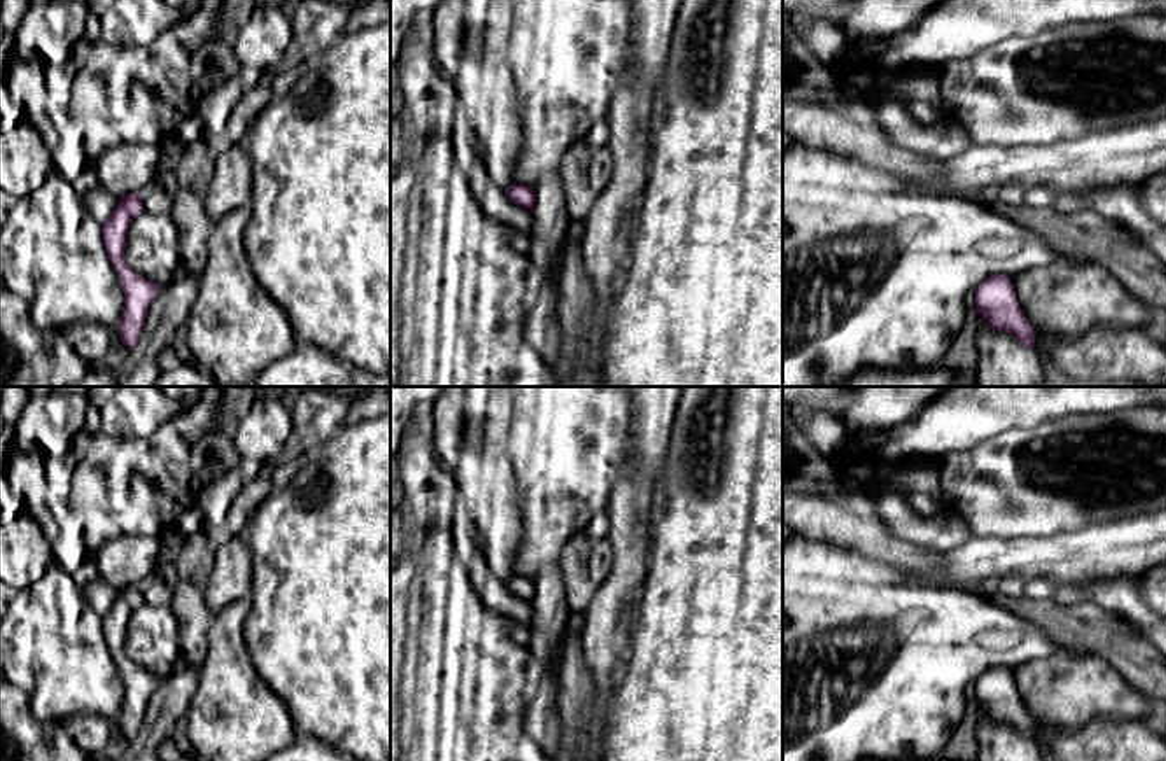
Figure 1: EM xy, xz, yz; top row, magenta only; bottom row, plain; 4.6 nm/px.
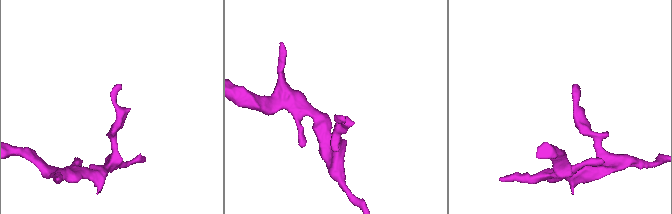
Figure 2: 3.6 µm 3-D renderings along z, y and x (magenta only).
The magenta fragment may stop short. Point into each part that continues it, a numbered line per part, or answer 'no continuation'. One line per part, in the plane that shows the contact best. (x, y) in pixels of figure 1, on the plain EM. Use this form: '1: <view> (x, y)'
no continuation

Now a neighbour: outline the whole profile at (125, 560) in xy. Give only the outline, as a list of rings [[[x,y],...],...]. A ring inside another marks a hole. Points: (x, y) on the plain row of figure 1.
[[[121,535],[105,542],[95,555],[95,563],[112,588],[142,586],[154,572],[159,539],[145,535]]]

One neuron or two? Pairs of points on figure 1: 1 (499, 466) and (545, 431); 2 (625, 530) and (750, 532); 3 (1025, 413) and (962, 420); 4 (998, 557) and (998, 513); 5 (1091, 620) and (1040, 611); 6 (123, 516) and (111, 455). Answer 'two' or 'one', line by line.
1: two
2: two
3: one
4: two
5: one
6: one

